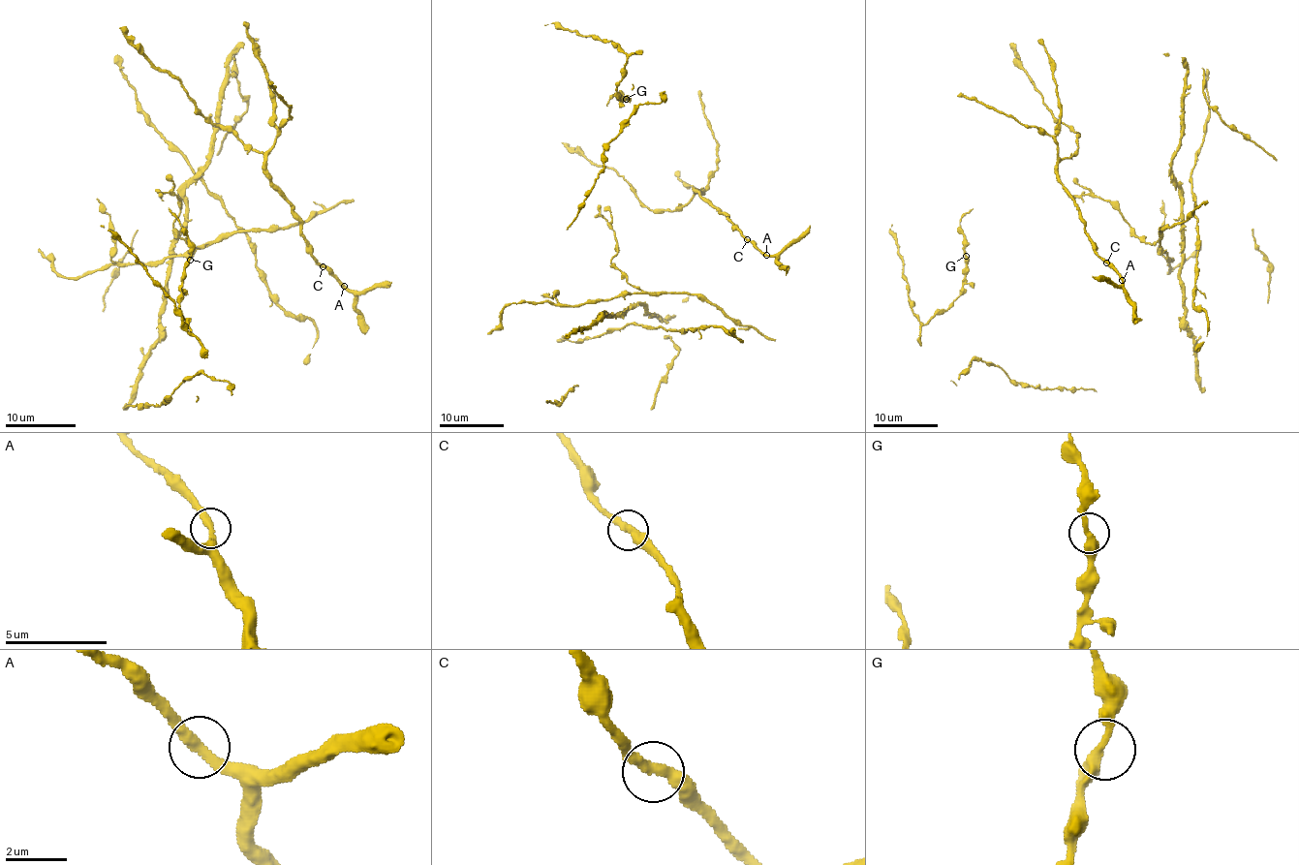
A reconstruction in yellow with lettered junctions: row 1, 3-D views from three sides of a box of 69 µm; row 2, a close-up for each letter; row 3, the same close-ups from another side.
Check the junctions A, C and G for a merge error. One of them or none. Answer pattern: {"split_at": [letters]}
{"split_at": []}

